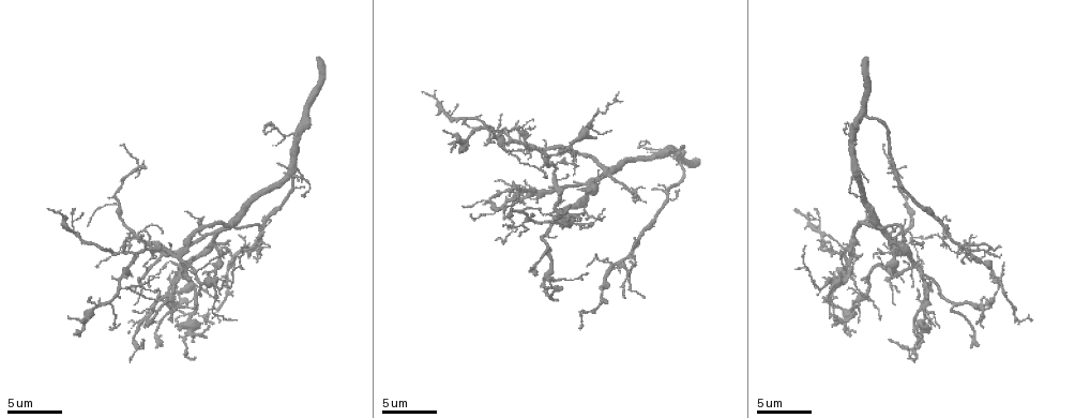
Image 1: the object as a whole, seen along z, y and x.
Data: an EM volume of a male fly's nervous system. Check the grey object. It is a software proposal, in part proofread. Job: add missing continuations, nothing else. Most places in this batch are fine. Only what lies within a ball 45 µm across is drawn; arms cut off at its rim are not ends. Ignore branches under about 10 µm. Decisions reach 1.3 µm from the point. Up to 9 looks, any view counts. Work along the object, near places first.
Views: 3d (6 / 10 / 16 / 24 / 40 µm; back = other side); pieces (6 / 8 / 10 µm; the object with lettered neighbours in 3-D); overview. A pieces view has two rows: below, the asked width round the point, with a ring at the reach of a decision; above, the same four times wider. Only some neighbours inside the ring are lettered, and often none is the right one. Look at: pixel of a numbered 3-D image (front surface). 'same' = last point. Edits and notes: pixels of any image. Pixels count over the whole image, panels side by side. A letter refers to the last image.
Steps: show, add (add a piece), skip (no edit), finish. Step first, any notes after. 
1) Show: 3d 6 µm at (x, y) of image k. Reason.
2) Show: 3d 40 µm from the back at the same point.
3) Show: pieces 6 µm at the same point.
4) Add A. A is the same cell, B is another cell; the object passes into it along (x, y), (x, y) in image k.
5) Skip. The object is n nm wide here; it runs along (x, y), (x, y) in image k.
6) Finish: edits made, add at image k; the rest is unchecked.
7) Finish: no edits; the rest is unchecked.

Show: pieces 6 µm at (978, 344) of image 1. Branch stops here.

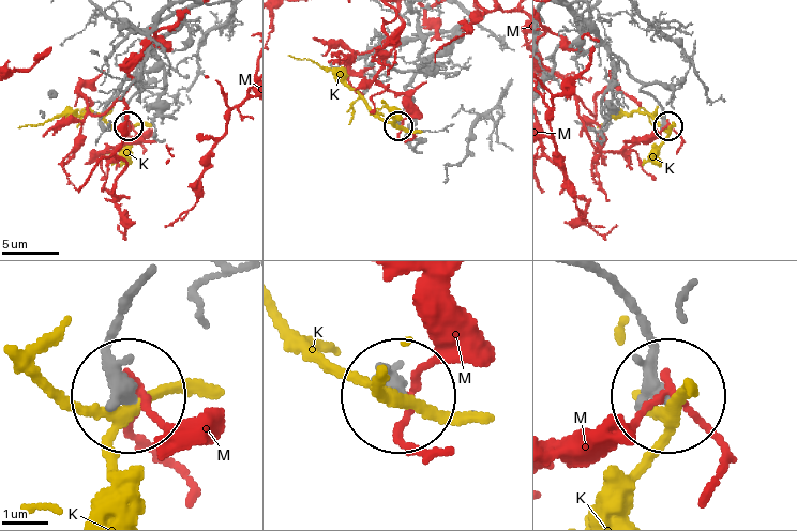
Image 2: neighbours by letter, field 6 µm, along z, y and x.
Skip. K and M are other cells; it runs along (601, 278), (640, 324), (666, 390) in image 2; no lettered piece goes on from it.

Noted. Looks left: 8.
Show: 3d 6 µm at (592, 221) of image 1. Branch stops here.

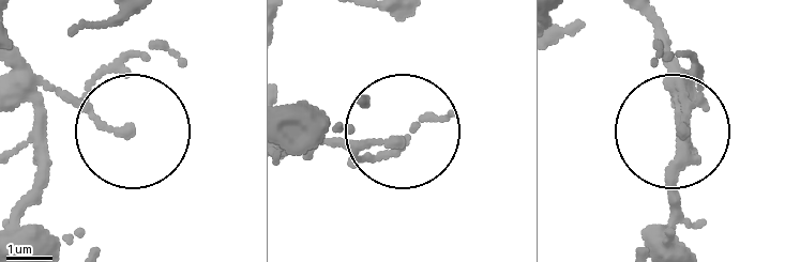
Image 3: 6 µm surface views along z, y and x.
Show: pieces 10 µm at (682, 133) of image 3.

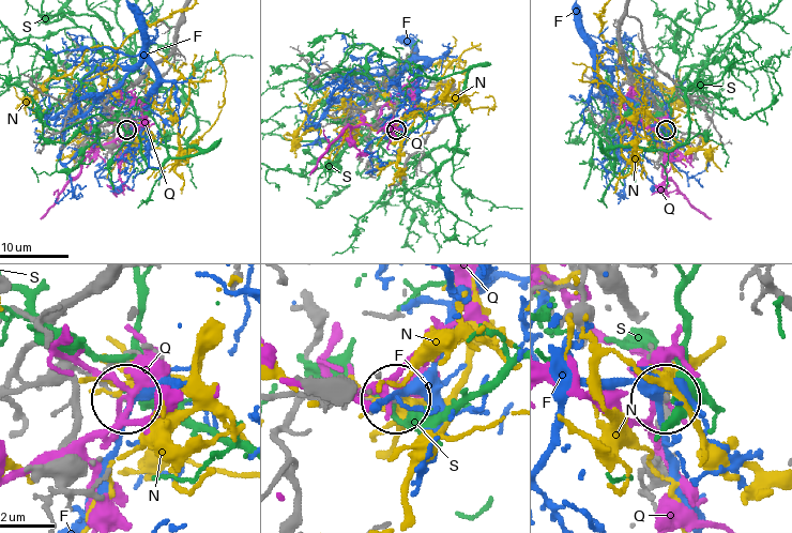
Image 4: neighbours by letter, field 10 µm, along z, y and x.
Skip. F, N, Q and S are other cells; no lettered piece goes on from it.

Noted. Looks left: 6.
Show: 3d 6 µm at (570, 207) of image 1. Tapers out.

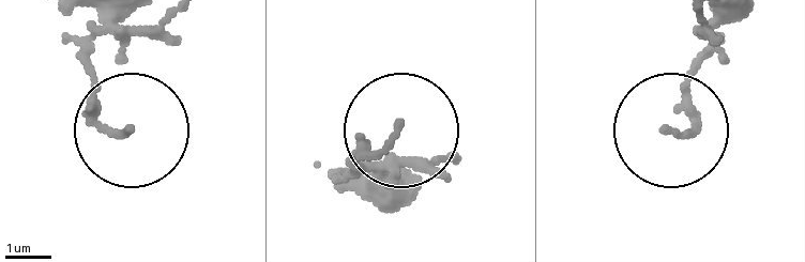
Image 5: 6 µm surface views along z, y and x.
Show: pieces 10 µm at (131, 127) of image 5.

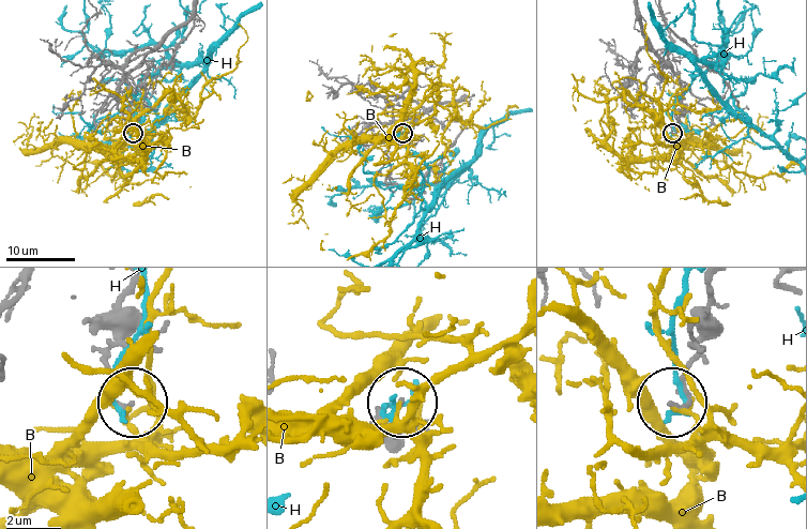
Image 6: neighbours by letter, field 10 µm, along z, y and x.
Skip. B and H are other cells; it runs along (713, 285), (685, 395), (674, 402) in image 6; no lettered piece goes on from it.

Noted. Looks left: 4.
Show: pieces 10 µm at (580, 327) of image 1. An open end.

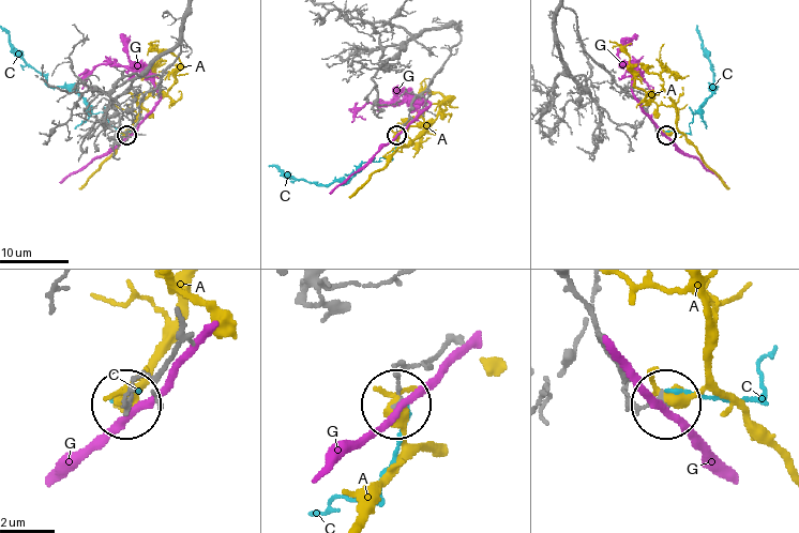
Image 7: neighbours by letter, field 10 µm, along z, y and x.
Skip. The object is 140 nm wide here; A, C and G are other cells; no lettered piece goes on from it.

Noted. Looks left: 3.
Finish: no edits; the rest is unchecked.

